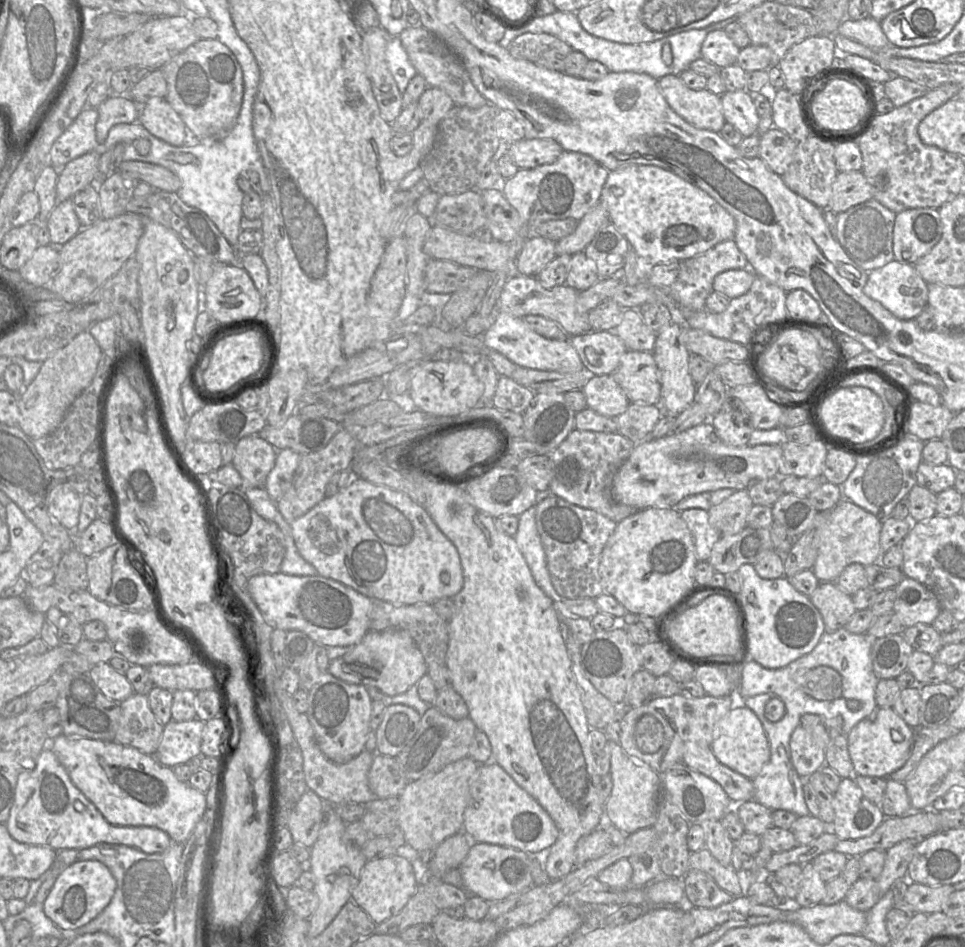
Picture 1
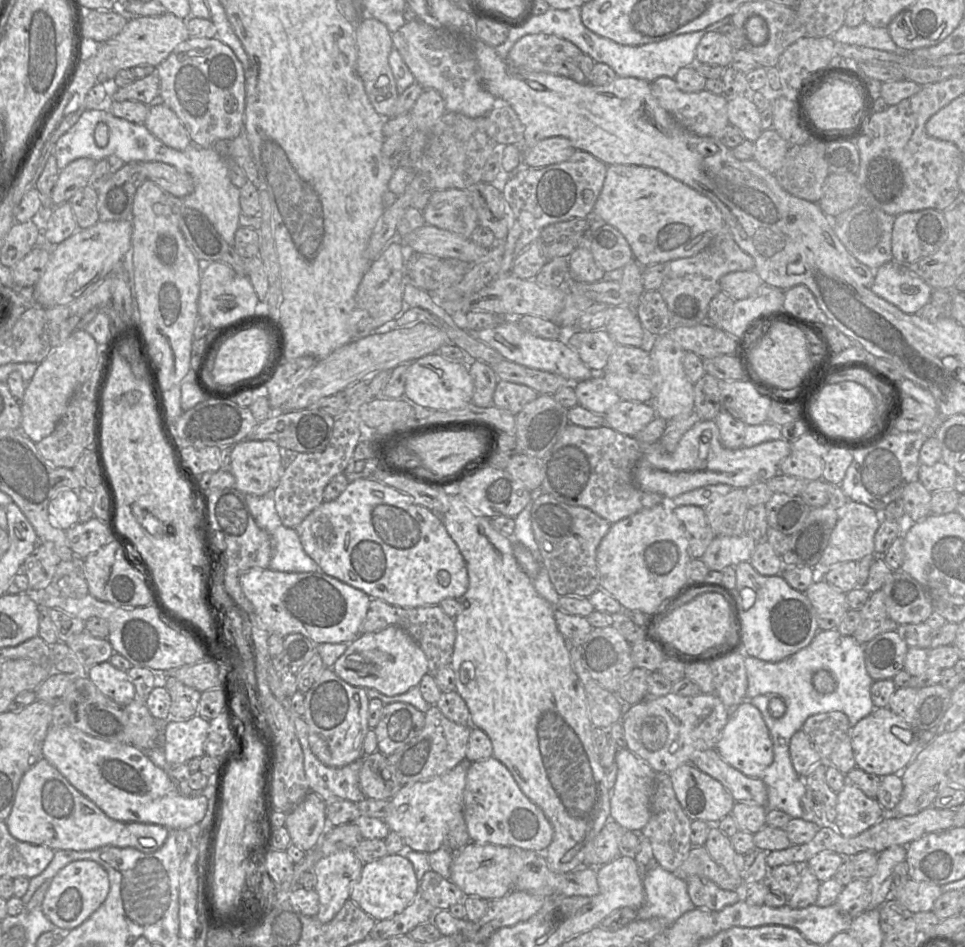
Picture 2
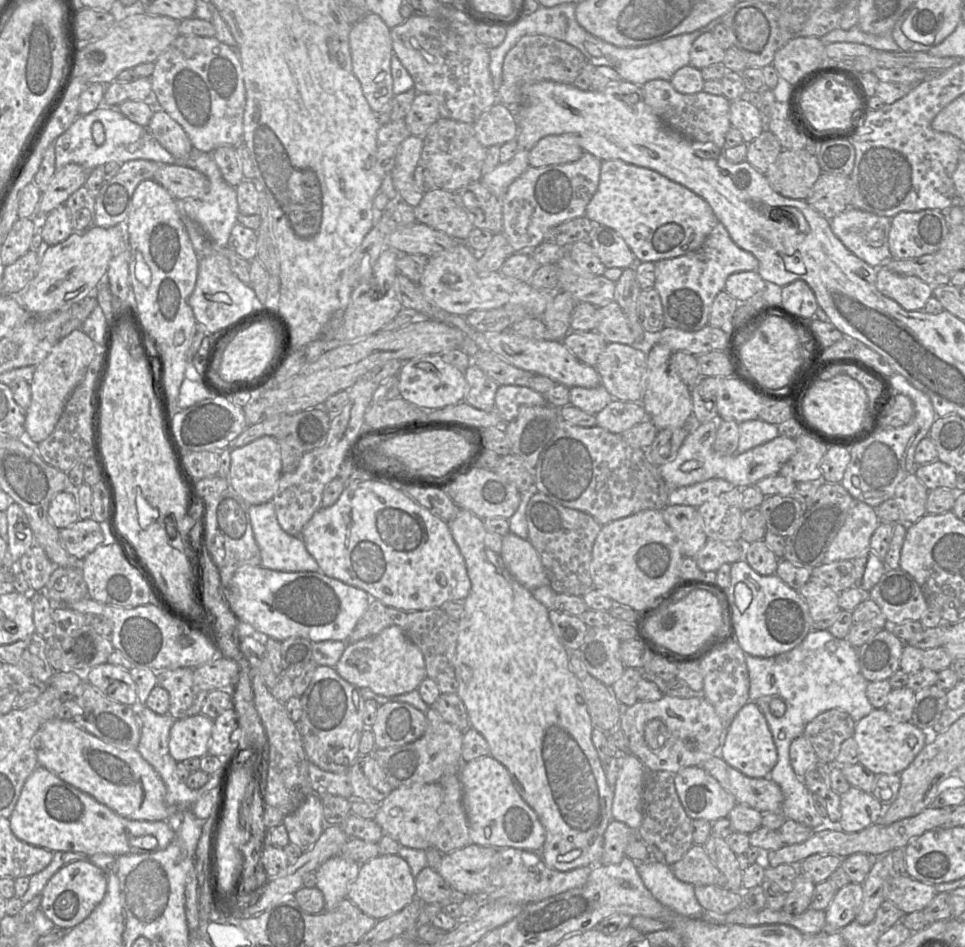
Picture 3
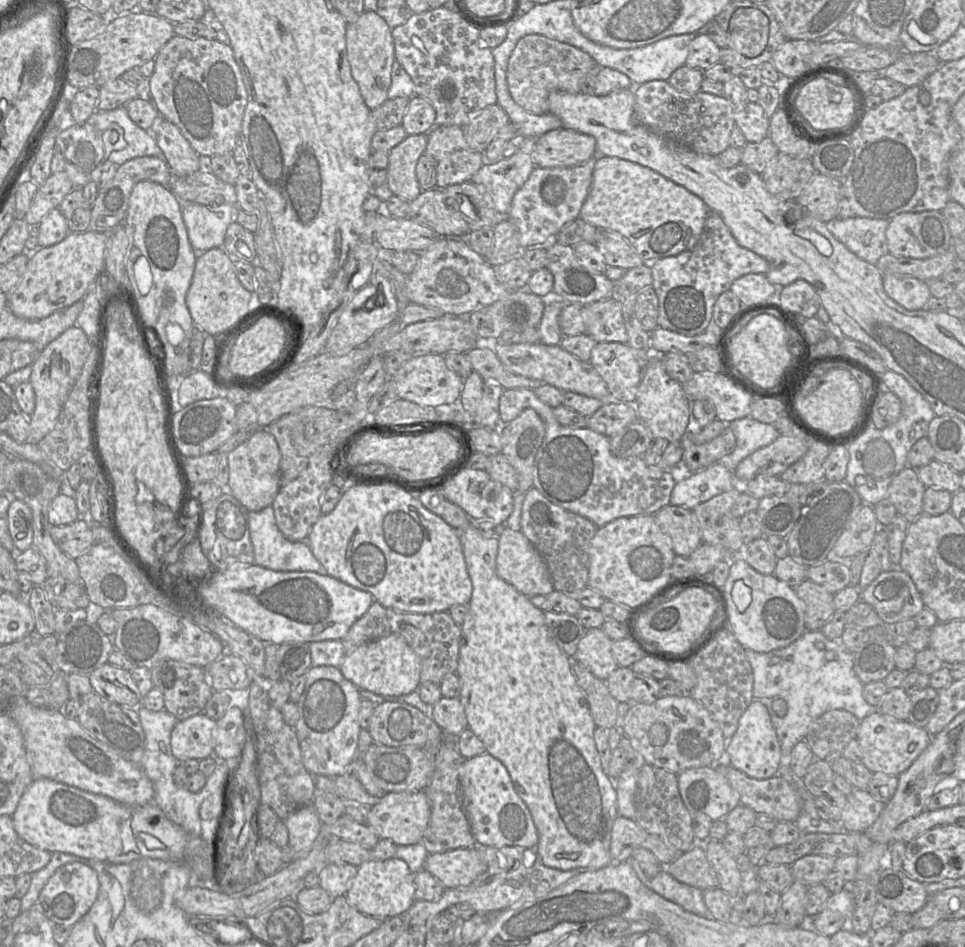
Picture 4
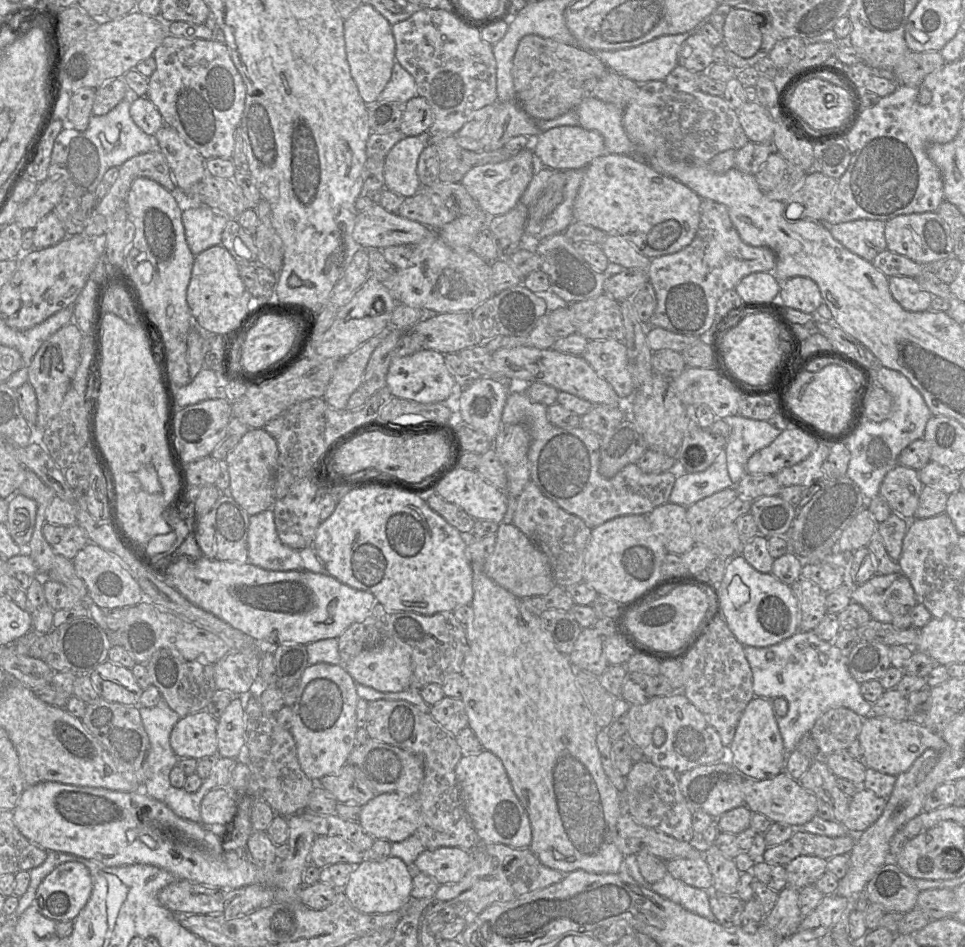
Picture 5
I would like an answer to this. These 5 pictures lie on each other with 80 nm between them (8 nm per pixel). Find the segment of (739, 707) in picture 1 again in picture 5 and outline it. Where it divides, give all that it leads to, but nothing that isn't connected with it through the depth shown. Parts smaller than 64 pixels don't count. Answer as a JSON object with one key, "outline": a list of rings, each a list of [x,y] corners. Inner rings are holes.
{"outline":[[[754,696],[740,717],[729,748],[733,754],[732,765],[746,778],[755,780],[771,779],[784,771],[788,755],[785,752],[775,719],[772,701]]]}

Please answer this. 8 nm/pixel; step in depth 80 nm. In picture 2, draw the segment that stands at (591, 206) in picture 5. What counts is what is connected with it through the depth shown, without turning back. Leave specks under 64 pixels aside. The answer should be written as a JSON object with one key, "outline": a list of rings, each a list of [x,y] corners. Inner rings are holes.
{"outline":[[[609,165],[602,190],[592,210],[592,217],[615,227],[626,239],[634,259],[641,267],[688,258],[705,249],[725,228],[723,215],[708,197],[663,171],[640,165]]]}

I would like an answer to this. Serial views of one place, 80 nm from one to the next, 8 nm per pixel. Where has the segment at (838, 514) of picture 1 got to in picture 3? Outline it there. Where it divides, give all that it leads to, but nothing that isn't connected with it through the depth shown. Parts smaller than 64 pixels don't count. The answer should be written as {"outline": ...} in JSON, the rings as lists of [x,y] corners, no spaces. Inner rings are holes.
{"outline":[[[855,501],[831,542],[823,563],[853,560],[866,552],[870,549],[870,539],[879,524],[876,508]]]}

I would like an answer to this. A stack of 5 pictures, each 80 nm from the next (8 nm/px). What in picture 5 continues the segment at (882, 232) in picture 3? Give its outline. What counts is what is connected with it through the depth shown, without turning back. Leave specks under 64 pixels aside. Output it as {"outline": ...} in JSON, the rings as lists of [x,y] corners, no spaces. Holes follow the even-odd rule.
{"outline":[[[860,219],[827,225],[830,234],[850,252],[872,262],[887,249],[886,221]]]}

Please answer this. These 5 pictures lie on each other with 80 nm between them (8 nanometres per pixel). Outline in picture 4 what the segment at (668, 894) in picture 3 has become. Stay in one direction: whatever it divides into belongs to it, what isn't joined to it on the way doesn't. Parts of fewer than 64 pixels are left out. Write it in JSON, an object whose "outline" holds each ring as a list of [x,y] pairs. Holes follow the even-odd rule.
{"outline":[[[629,857],[626,862],[632,866],[640,881],[649,889],[688,912],[701,917],[710,917],[710,911],[703,899],[703,890],[679,882],[665,868],[651,878],[644,873],[634,857]]]}

